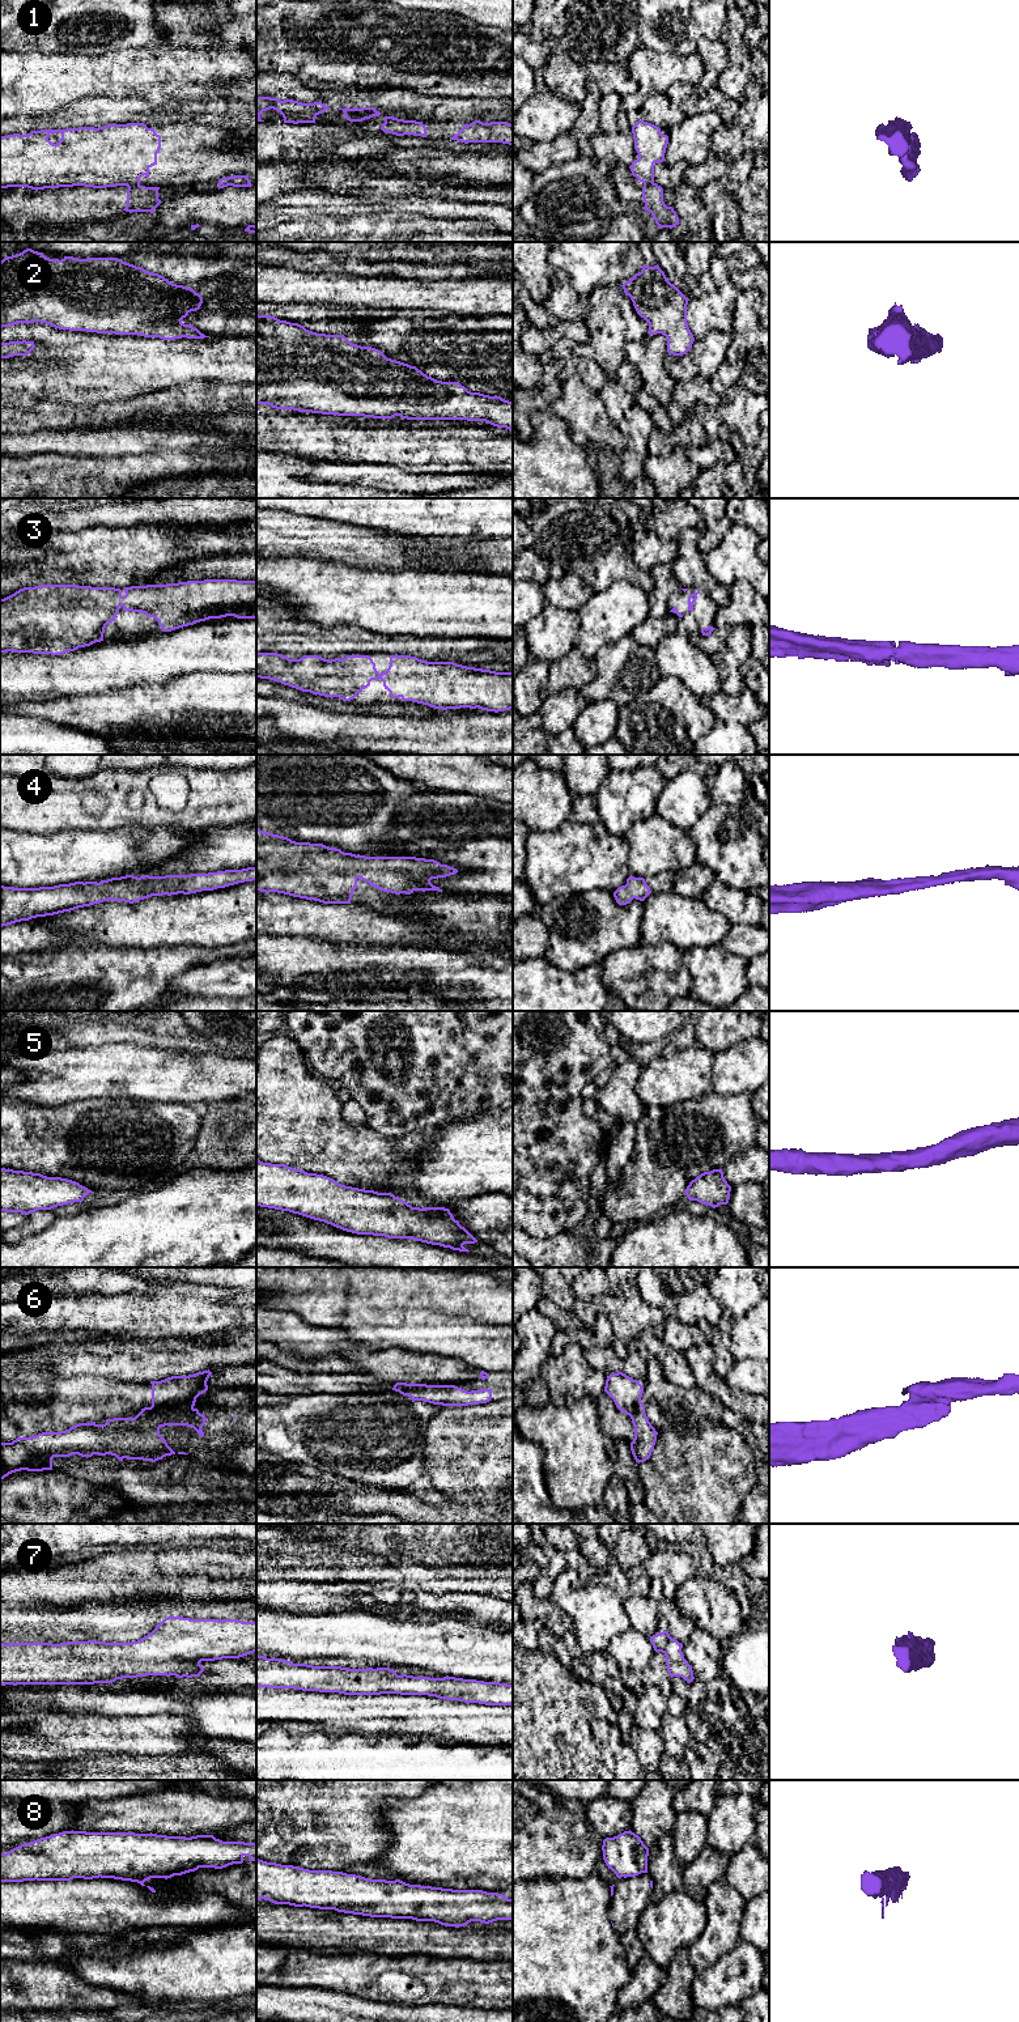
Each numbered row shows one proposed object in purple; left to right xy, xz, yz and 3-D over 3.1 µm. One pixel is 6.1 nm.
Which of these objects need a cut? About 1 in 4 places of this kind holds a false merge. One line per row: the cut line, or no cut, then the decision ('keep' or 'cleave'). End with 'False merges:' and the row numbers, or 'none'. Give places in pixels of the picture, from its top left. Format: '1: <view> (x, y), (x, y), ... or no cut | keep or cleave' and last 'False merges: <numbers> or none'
1: xy (139, 185), (128, 187) | cleave
2: no cut | keep
3: no cut | keep
4: no cut | keep
5: no cut | keep
6: xy (192, 1407), (135, 1418) | cleave
7: no cut | keep
8: no cut | keep
False merges: 1, 6

